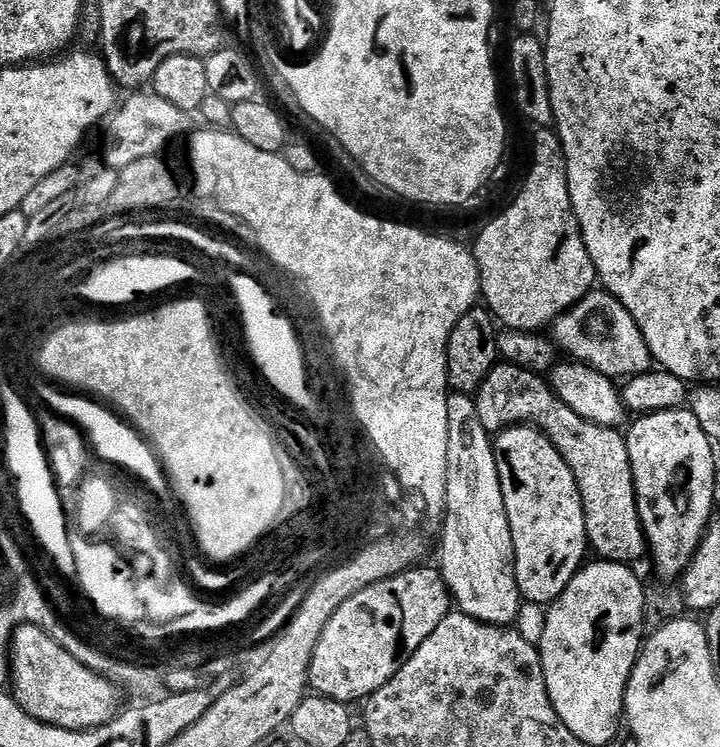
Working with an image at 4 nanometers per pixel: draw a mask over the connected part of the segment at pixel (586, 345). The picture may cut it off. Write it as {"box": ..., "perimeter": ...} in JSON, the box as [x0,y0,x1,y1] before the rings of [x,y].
{"box":[552,290,654,378],"perimeter":[[[593,290],[589,292],[587,295],[583,297],[575,305],[575,307],[571,308],[570,311],[564,312],[563,315],[556,320],[555,324],[552,326],[553,339],[555,343],[564,351],[564,349],[569,353],[567,354],[571,359],[579,362],[585,362],[585,364],[589,365],[591,368],[598,370],[600,373],[609,376],[611,378],[619,378],[618,376],[624,376],[623,378],[630,378],[634,375],[640,375],[643,372],[649,371],[654,364],[654,359],[652,357],[652,352],[649,350],[649,346],[646,344],[645,336],[641,332],[641,328],[637,326],[636,320],[634,320],[633,315],[630,314],[627,308],[620,302],[620,300],[616,299],[614,295],[611,295],[609,292],[605,292],[603,290]]]}

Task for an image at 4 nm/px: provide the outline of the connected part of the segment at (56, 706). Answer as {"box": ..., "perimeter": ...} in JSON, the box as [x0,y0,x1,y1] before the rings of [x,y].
{"box":[11,624,122,728],"perimeter":[[[24,624],[12,634],[11,641],[11,683],[16,684],[14,695],[23,708],[44,724],[59,728],[97,728],[115,720],[122,711],[121,689],[105,675],[86,667],[63,643],[51,636],[47,627],[38,624]]]}

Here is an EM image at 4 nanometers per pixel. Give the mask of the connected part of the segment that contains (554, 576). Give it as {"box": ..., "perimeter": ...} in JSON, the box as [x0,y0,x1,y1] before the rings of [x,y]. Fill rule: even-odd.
{"box":[494,424,590,605],"perimeter":[[[518,424],[515,428],[506,428],[495,437],[494,443],[497,453],[508,455],[508,465],[505,463],[501,467],[500,478],[513,532],[517,584],[527,603],[551,605],[559,600],[590,556],[588,519],[584,517],[584,500],[576,484],[576,474],[562,458],[552,439],[535,426]]]}

